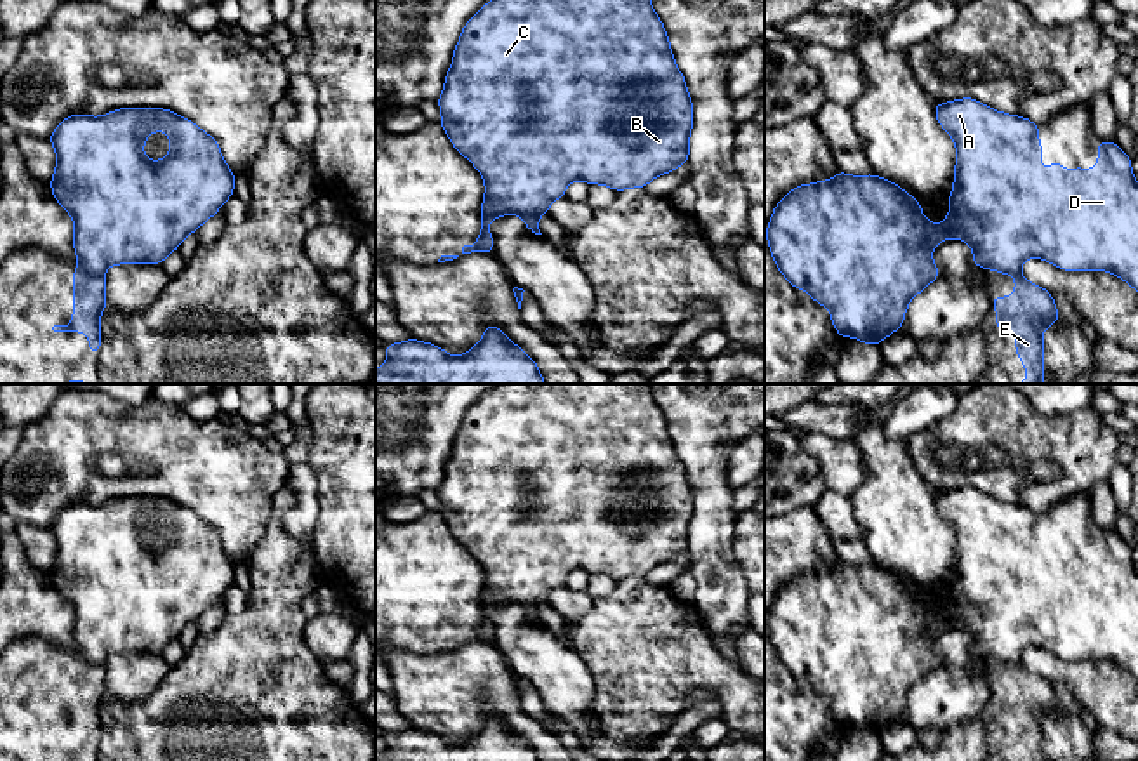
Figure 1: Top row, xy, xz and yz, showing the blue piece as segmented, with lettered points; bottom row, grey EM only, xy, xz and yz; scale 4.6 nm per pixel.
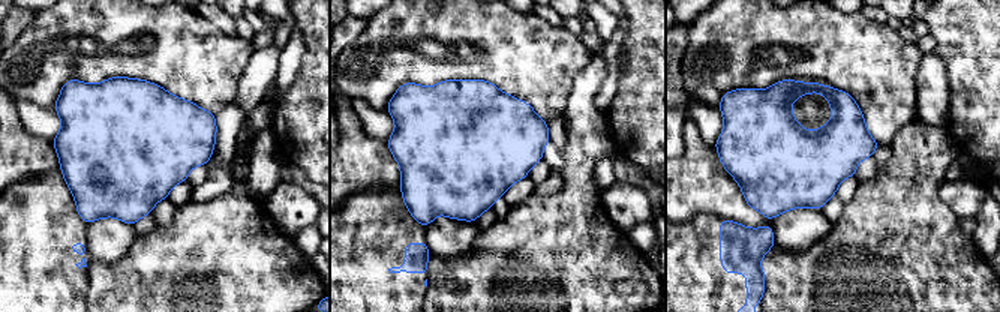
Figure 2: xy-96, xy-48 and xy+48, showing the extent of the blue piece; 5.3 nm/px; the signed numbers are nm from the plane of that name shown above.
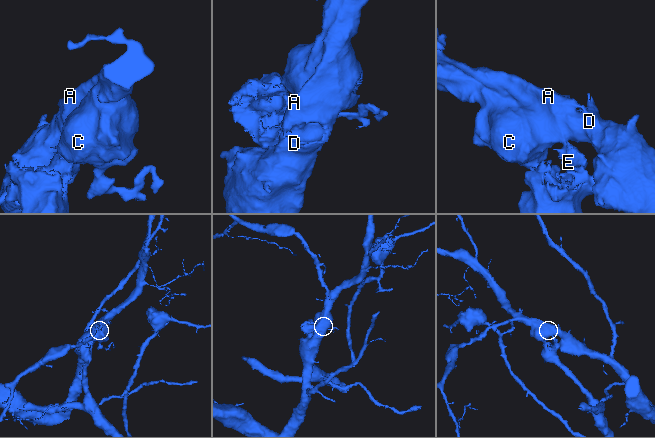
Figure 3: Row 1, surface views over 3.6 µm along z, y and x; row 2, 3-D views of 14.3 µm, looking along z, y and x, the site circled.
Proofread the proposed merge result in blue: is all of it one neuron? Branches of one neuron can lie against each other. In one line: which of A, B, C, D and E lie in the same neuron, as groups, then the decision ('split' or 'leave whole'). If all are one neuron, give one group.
A B C D / E | split

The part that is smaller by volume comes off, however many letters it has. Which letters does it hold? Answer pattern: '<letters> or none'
E

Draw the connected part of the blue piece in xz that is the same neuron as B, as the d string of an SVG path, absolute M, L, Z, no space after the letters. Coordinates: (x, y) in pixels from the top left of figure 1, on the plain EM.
M499 384L495 389L486 391L464 414L453 441L453 452L445 466L445 478L436 492L441 499L440 513L448 528L485 568L478 636L486 643L493 643L493 627L488 619L493 606L507 603L521 605L528 620L542 624L539 605L549 603L549 594L565 586L565 579L572 570L605 573L615 580L645 577L657 565L672 561L690 549L688 535L693 518L693 492L686 480L685 466L674 452L665 417L655 403L648 384Z

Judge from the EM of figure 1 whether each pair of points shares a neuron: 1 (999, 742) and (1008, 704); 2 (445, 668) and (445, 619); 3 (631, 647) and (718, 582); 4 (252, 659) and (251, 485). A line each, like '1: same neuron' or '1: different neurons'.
1: same neuron
2: different neurons
3: different neurons
4: different neurons

